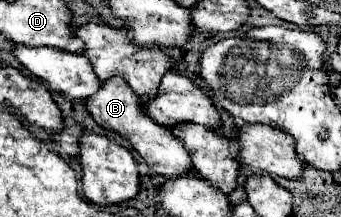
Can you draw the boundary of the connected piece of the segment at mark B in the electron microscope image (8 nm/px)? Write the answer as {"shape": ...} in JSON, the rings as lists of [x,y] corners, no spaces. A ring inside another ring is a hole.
{"shape":[[[112,77],[110,81],[104,81],[102,87],[96,91],[96,95],[92,95],[84,101],[84,105],[88,107],[94,121],[100,127],[104,127],[108,131],[116,131],[122,137],[126,137],[130,141],[132,149],[144,157],[144,161],[152,167],[152,171],[156,175],[176,177],[180,173],[186,173],[190,169],[190,157],[188,157],[182,141],[172,137],[170,133],[166,133],[168,129],[158,125],[154,119],[150,119],[140,109],[138,103],[140,103],[140,97],[128,87],[128,83],[122,77]]]}

